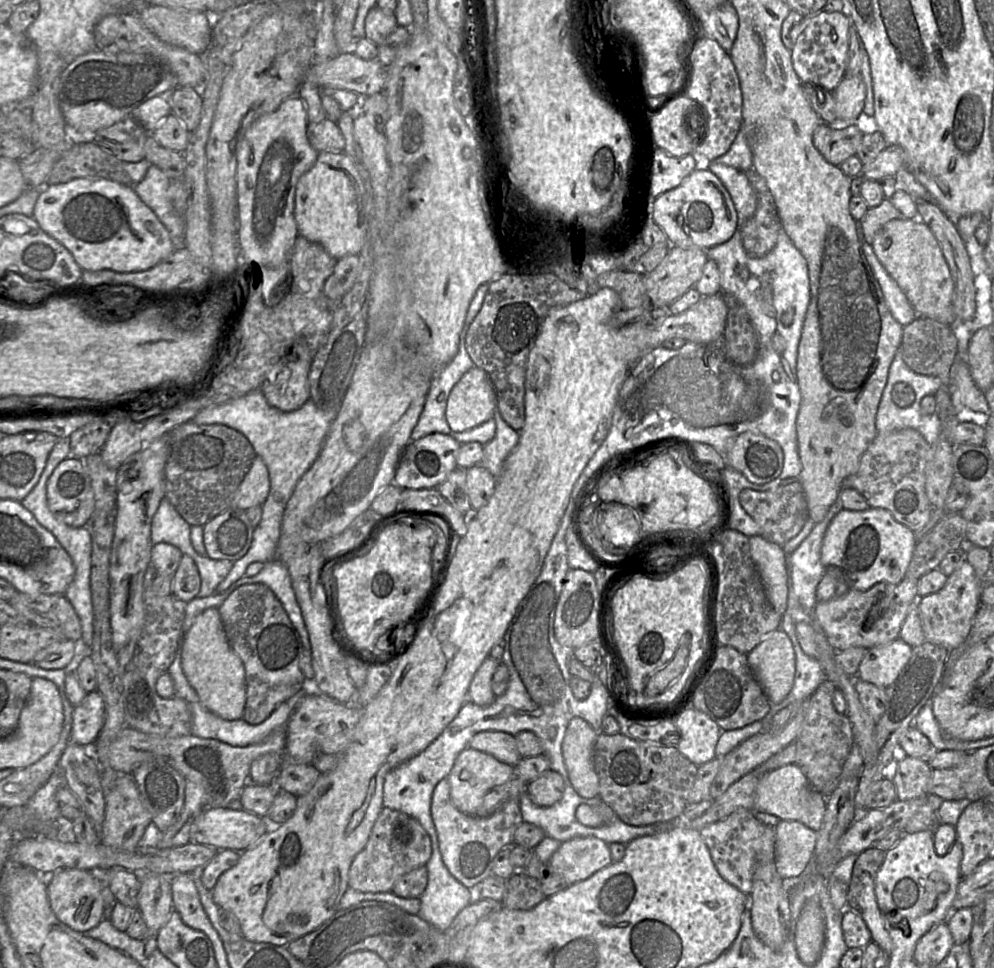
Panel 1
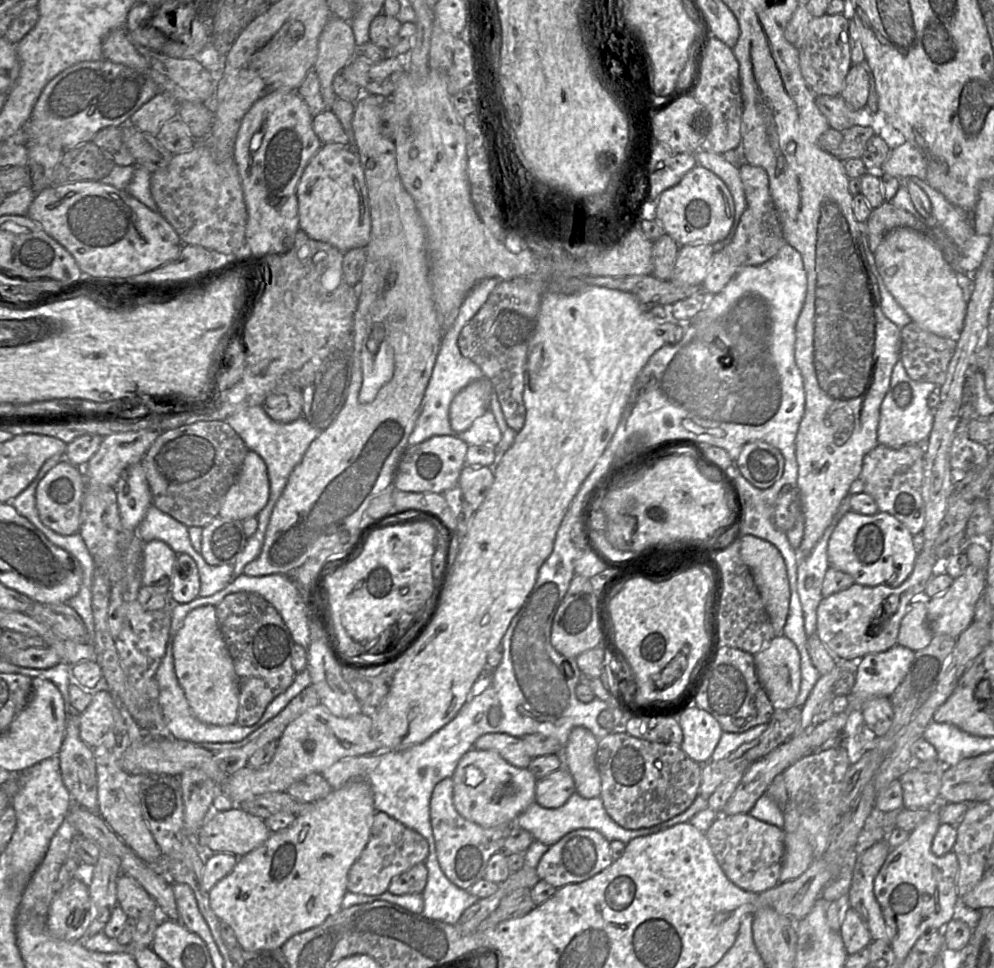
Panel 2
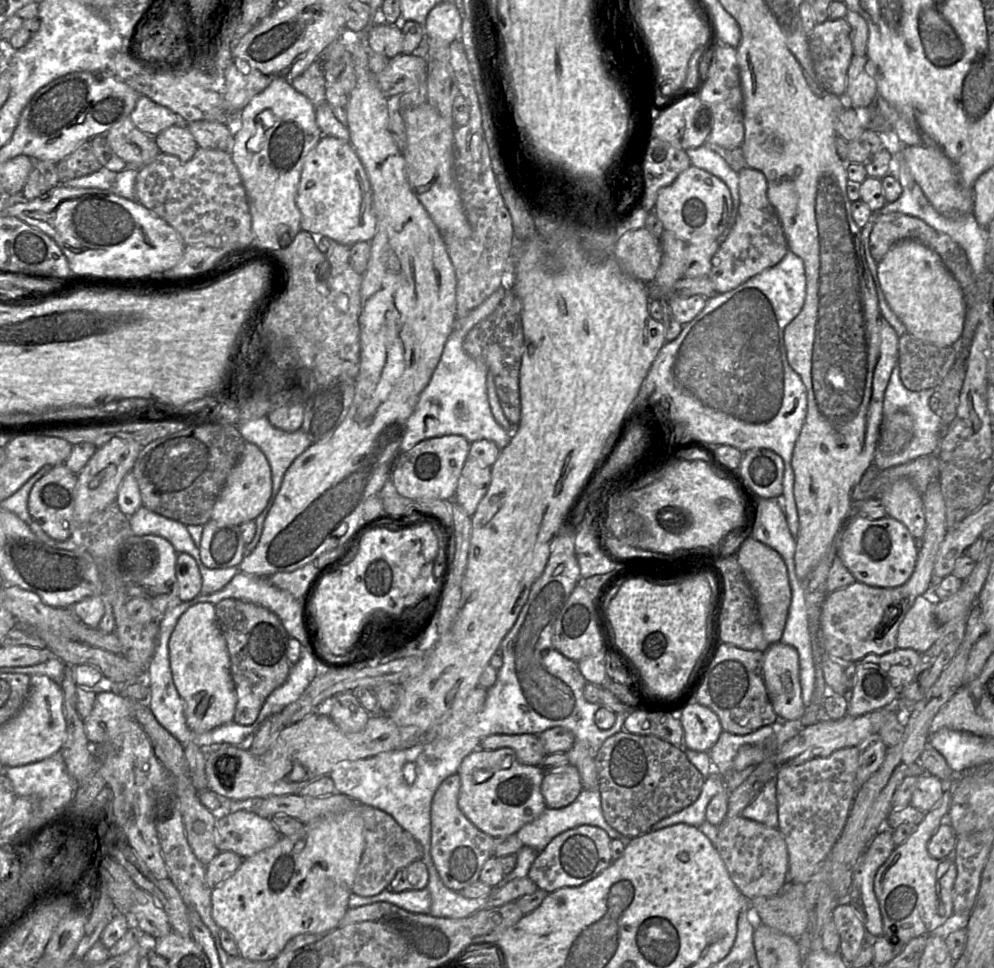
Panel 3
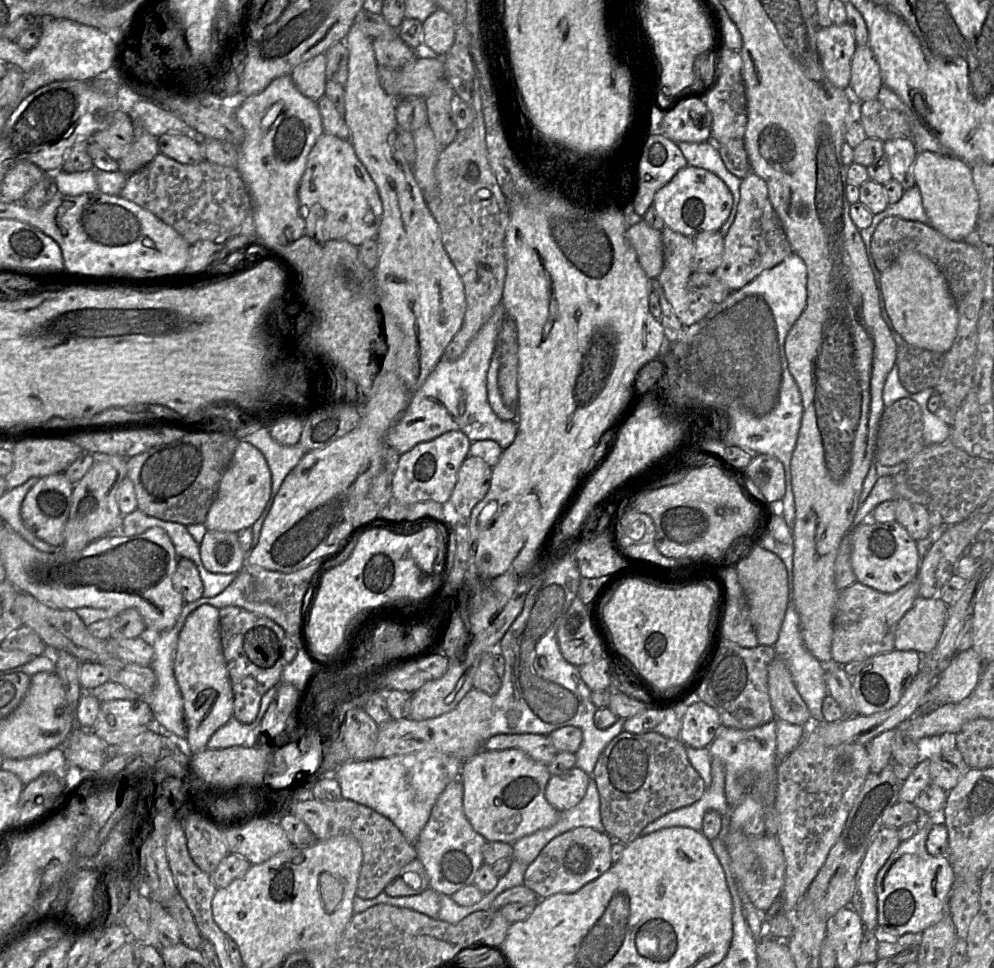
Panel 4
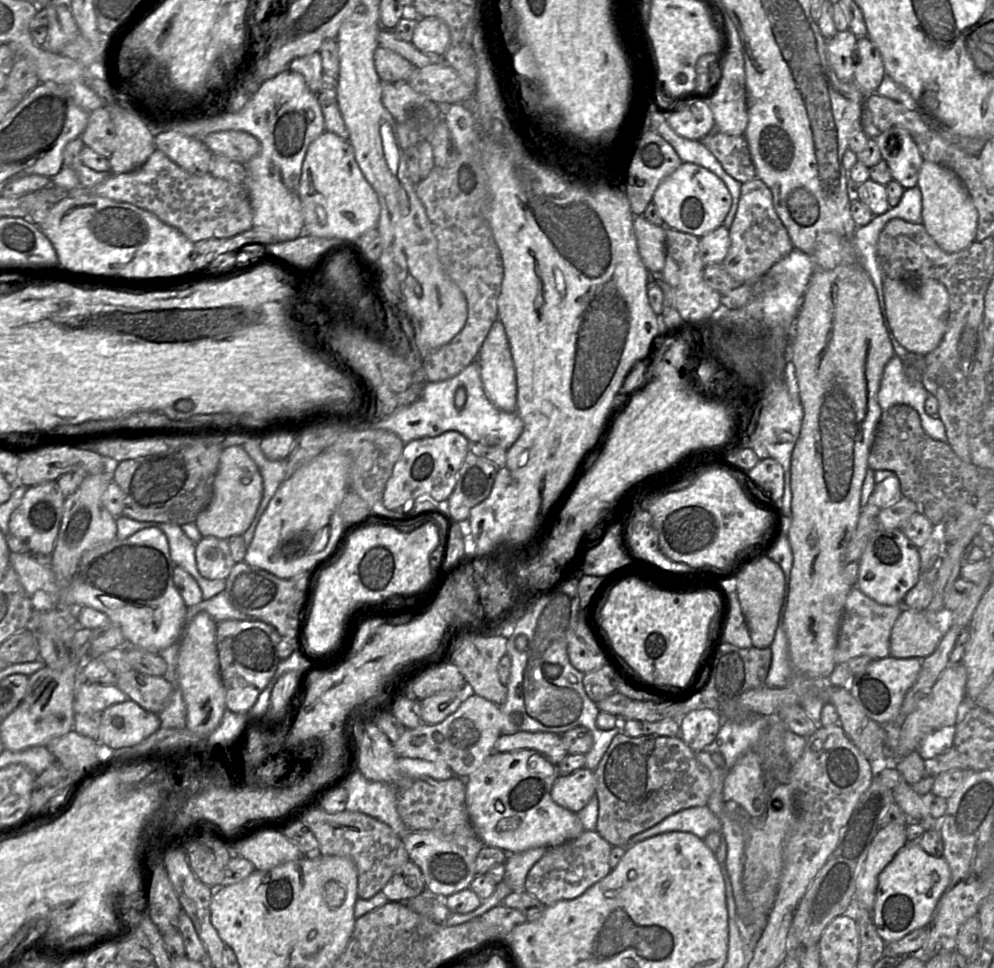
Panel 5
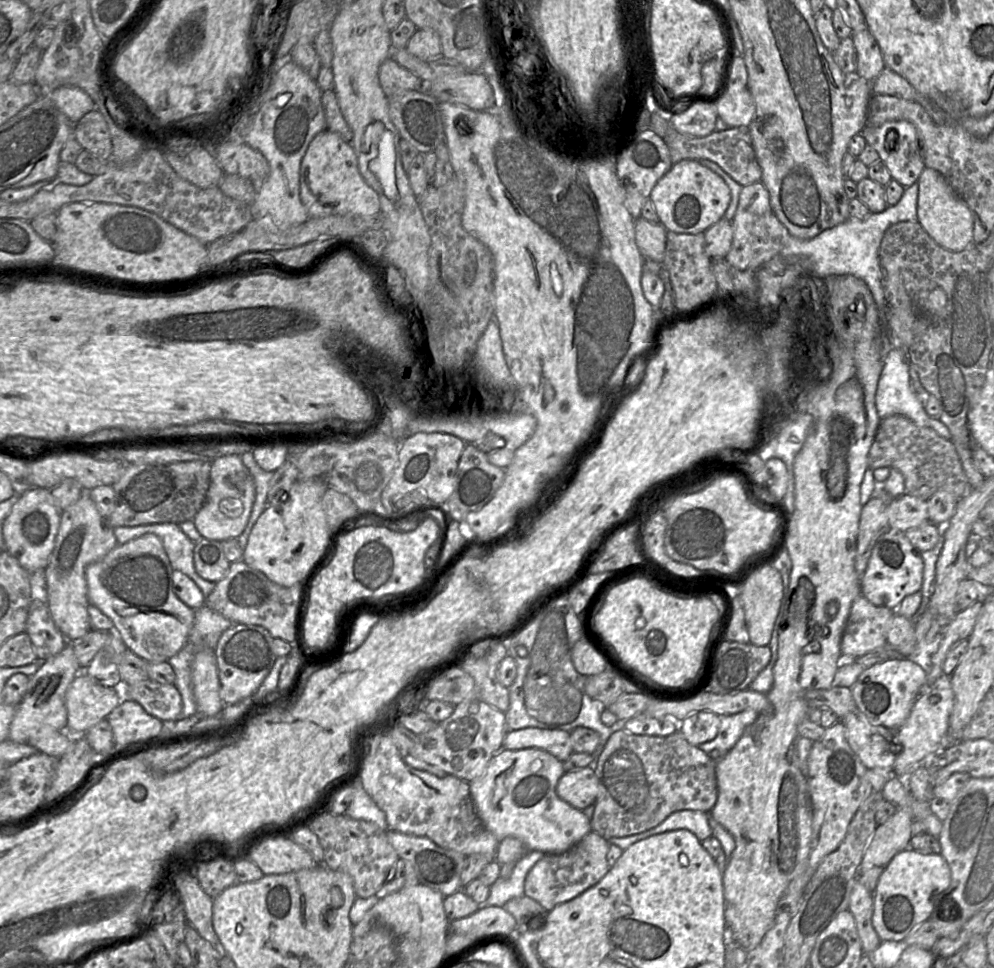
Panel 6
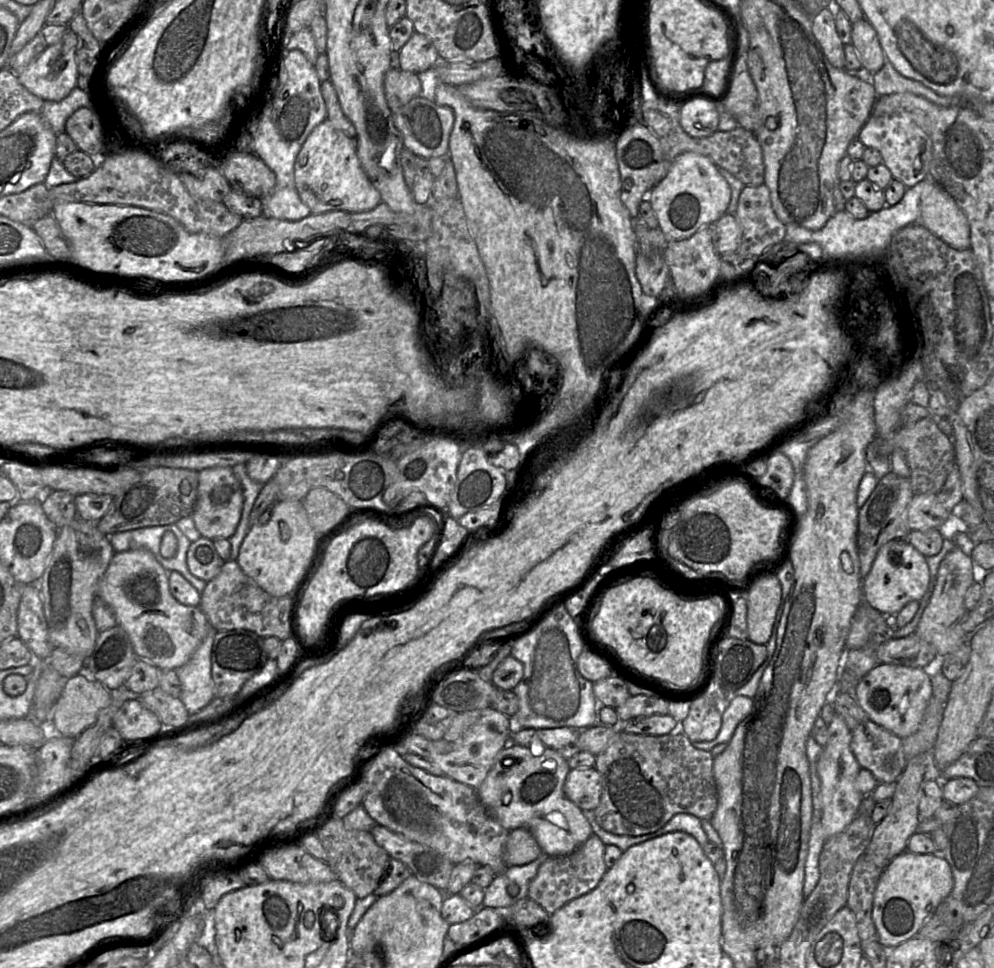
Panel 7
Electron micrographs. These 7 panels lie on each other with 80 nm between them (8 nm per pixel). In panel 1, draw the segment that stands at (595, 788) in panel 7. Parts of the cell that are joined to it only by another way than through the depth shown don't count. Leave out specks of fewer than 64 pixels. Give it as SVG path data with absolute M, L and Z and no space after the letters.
M547 770L526 785L526 793L531 801L540 807L549 807L557 803L564 791L562 776L554 771Z

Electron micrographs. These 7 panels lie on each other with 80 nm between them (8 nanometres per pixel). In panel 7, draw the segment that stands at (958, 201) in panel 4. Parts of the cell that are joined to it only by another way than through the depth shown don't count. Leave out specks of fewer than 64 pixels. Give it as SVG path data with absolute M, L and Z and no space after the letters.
M929 177L921 194L918 222L952 248L969 249L970 229L965 214L955 200Z

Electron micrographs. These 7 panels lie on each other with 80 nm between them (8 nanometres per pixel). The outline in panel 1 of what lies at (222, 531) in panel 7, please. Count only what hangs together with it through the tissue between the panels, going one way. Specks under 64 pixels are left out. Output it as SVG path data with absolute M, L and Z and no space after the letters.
M256 455L248 473L233 494L230 508L246 511L253 506L262 505L268 496L269 490L268 469L263 459Z

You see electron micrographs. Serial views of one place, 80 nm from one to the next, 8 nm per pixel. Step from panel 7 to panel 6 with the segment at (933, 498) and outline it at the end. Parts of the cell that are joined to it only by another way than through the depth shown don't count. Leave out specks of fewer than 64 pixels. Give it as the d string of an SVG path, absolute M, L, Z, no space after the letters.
M907 493L896 499L891 499L887 515L891 529L903 533L925 522L930 522L927 501Z

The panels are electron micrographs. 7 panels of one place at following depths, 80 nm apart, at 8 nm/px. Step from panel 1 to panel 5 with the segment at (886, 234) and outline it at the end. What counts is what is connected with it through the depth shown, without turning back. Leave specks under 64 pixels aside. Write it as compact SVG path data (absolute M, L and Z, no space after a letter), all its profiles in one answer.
M894 279L882 281L885 309L889 327L895 339L907 351L926 355L941 342L946 330L949 311L949 293L934 279L923 280L917 286Z

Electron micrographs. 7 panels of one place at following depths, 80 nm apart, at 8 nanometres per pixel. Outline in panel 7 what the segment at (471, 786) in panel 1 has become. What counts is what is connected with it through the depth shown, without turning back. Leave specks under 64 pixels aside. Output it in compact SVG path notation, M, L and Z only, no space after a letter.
M509 743L498 752L491 769L476 791L485 808L502 827L508 831L525 828L534 836L543 853L549 856L565 856L580 847L593 834L582 810L563 792L570 770L567 759L551 748L535 747L533 752L528 746Z

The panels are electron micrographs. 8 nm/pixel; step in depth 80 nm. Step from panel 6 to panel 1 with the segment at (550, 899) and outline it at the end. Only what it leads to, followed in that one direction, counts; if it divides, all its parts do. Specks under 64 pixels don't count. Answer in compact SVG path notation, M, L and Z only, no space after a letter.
M593 837L564 841L547 862L547 873L561 876L567 884L585 880L612 863L609 844Z

